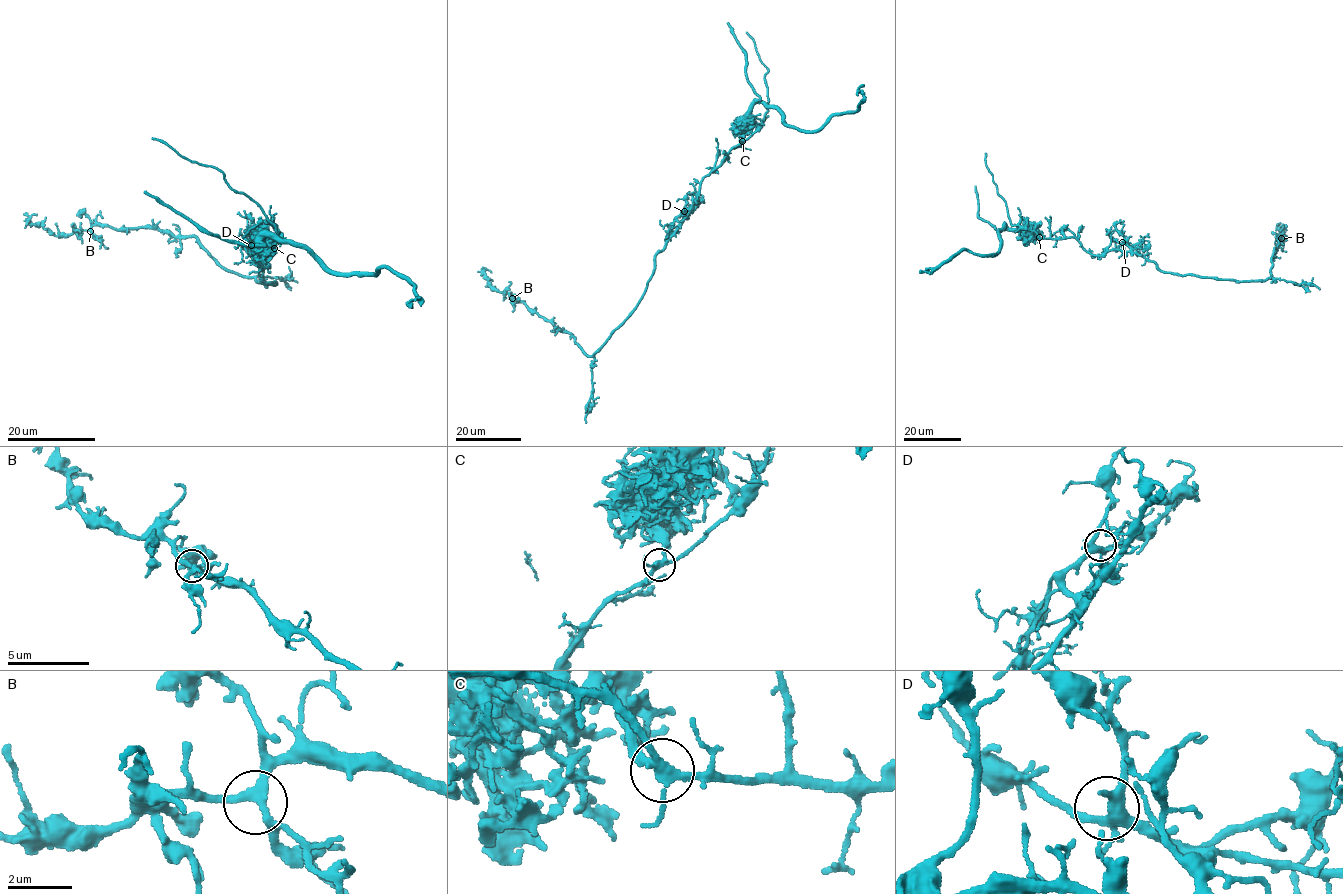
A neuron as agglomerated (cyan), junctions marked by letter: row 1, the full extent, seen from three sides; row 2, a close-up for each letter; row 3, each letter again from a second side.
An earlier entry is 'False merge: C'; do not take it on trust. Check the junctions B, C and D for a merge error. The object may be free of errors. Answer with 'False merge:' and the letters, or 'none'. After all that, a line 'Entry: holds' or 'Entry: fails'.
False merge: C
Entry: holds

